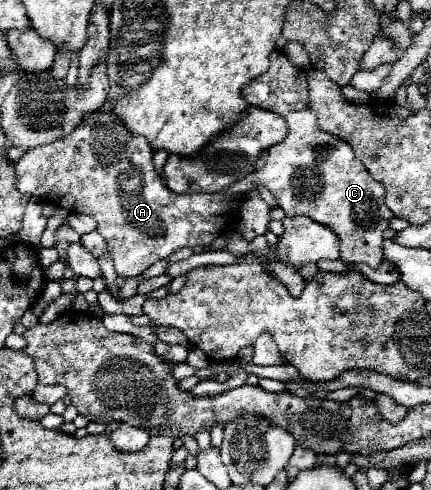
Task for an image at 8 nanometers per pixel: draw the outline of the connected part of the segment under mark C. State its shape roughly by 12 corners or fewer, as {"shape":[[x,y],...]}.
{"shape":[[312,111],[286,115],[258,185],[378,269],[384,187]]}

